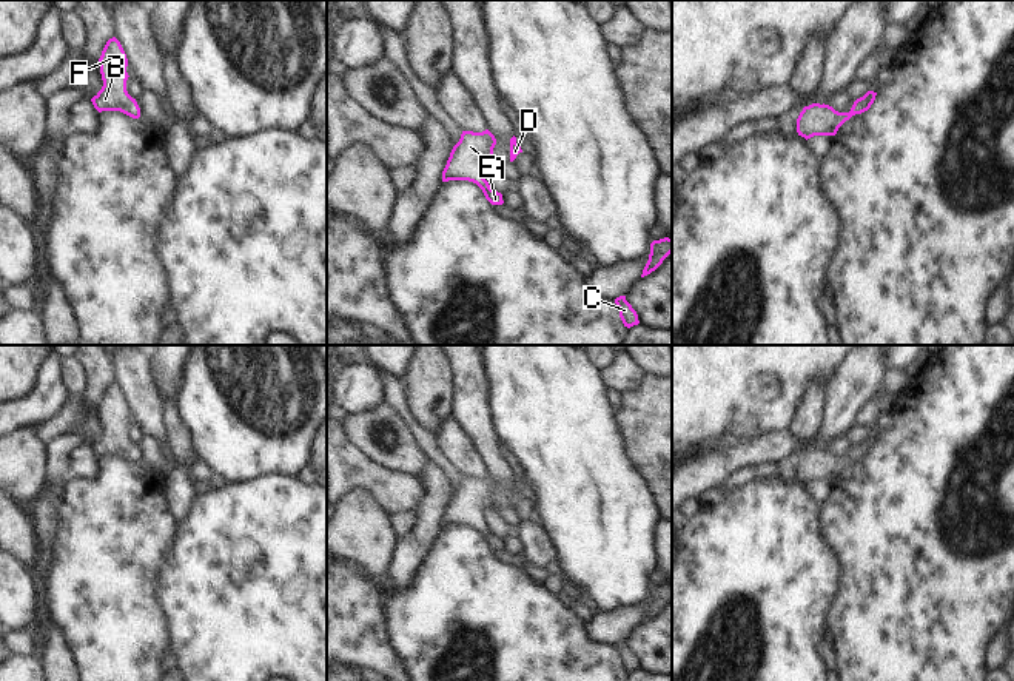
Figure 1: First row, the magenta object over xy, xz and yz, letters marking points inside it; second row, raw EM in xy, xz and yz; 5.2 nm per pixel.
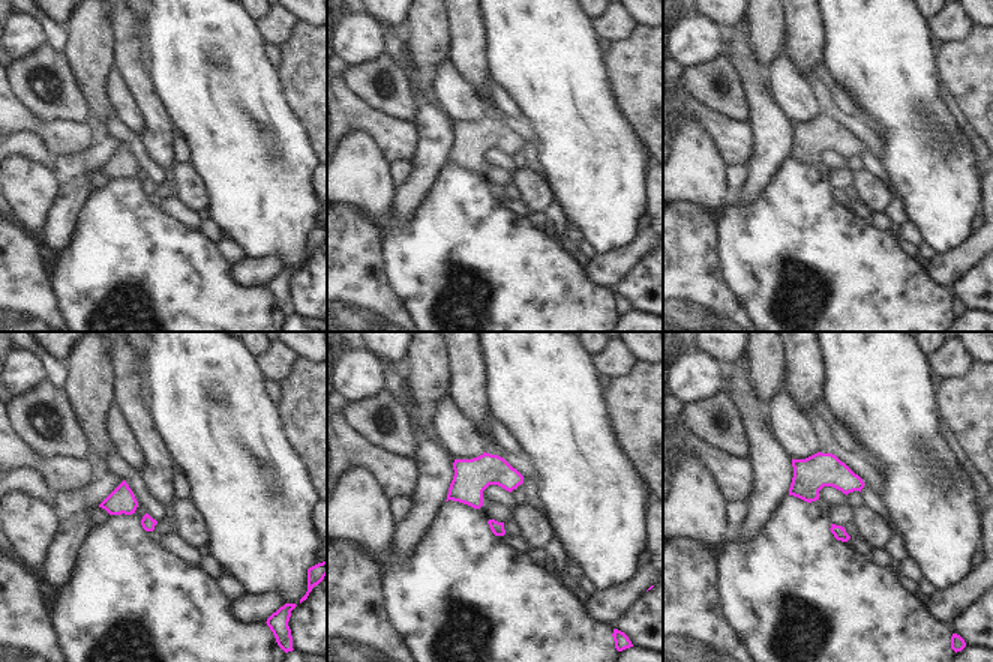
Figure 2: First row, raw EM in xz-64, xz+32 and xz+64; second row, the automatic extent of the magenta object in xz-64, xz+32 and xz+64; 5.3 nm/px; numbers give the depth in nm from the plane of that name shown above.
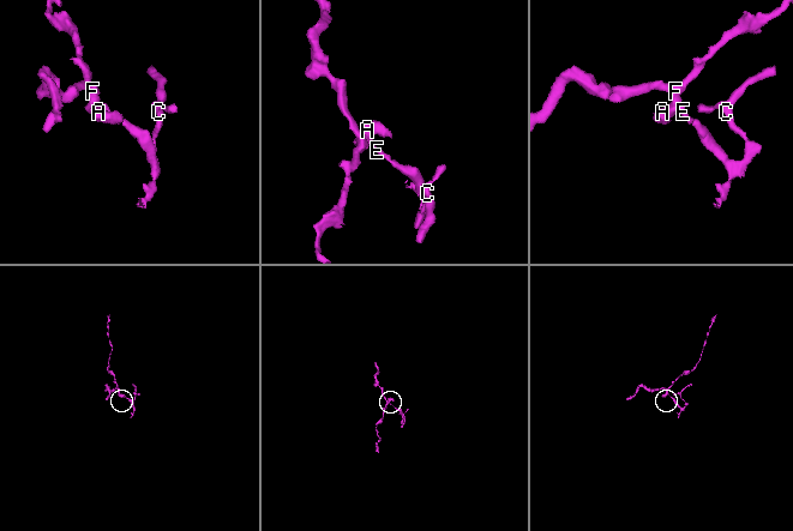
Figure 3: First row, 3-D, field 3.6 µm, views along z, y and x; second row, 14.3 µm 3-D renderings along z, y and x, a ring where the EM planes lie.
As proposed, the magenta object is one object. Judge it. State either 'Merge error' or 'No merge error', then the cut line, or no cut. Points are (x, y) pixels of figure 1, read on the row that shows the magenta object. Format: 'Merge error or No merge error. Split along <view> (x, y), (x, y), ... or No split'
No merge error. No split

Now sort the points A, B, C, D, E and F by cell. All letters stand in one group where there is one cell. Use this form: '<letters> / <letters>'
A B C D E F

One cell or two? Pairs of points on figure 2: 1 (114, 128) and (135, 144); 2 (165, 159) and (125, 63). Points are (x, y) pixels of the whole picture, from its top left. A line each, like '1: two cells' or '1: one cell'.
1: one cell
2: one cell

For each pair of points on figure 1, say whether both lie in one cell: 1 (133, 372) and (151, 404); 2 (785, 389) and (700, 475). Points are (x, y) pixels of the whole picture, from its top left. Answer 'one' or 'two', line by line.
1: one
2: two

